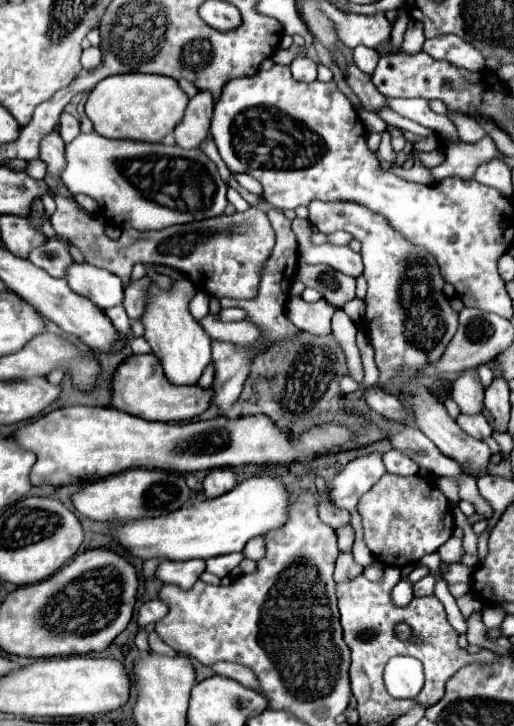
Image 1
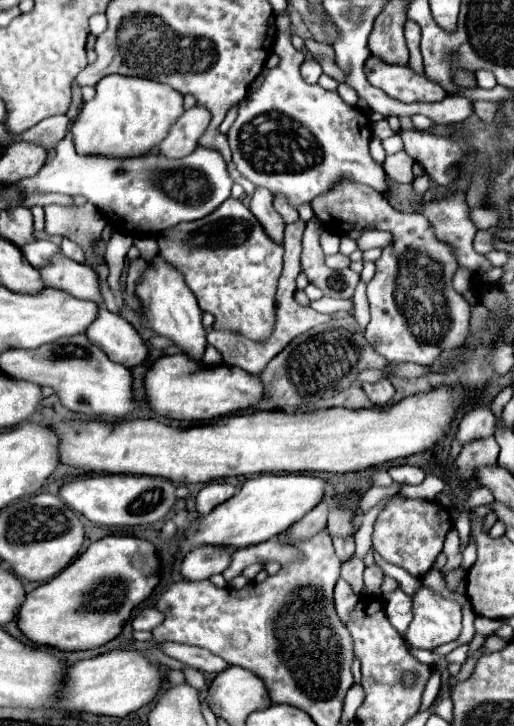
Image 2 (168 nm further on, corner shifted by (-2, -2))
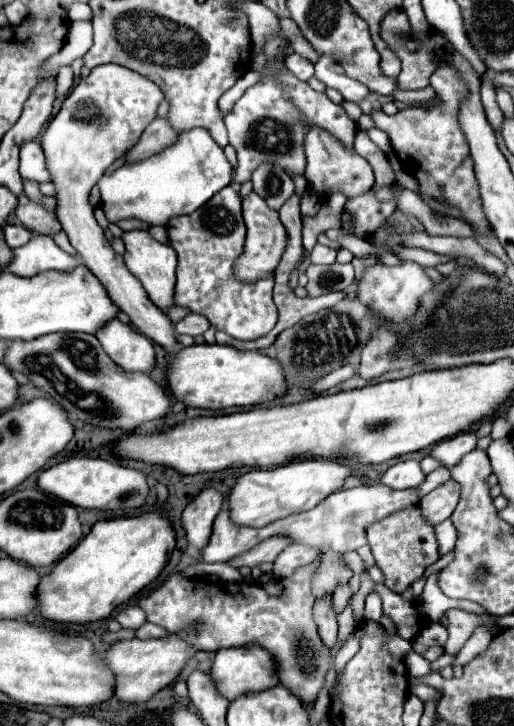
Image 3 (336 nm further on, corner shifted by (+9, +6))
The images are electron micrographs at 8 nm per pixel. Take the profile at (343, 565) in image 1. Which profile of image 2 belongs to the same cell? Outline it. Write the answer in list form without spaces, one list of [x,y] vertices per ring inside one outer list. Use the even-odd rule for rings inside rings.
[[[338,580],[334,588],[334,602],[336,602],[336,612],[342,622],[348,620],[348,612],[356,604],[358,596],[352,592],[352,586],[346,580]]]

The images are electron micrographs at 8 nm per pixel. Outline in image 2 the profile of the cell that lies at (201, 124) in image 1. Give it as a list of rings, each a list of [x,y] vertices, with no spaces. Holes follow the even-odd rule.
[[[194,106],[186,110],[170,128],[170,134],[158,146],[160,154],[168,158],[182,158],[192,154],[192,150],[198,146],[200,136],[210,124],[210,118],[212,118],[210,112],[202,106]]]

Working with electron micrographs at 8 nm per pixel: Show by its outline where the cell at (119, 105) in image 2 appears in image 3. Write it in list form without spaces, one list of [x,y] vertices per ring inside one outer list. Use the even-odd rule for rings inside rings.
[[[117,64],[97,66],[87,78],[81,78],[65,98],[61,110],[45,128],[41,146],[51,182],[55,186],[55,214],[63,224],[63,230],[69,236],[71,246],[77,250],[81,262],[99,276],[111,300],[115,300],[115,304],[131,318],[133,326],[149,340],[163,346],[169,356],[175,356],[181,350],[181,344],[175,338],[173,322],[149,300],[141,282],[129,274],[123,256],[115,254],[111,248],[103,228],[93,216],[93,206],[89,204],[91,188],[117,158],[121,158],[133,144],[137,144],[141,132],[155,120],[161,100],[161,88],[149,78]]]

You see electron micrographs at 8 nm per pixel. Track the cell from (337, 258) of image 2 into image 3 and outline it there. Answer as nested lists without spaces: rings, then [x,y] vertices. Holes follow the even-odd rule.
[[[315,244],[315,248],[309,254],[309,260],[311,260],[311,264],[333,264],[335,256],[337,256],[335,248],[329,248],[329,246],[323,246],[323,244]]]

